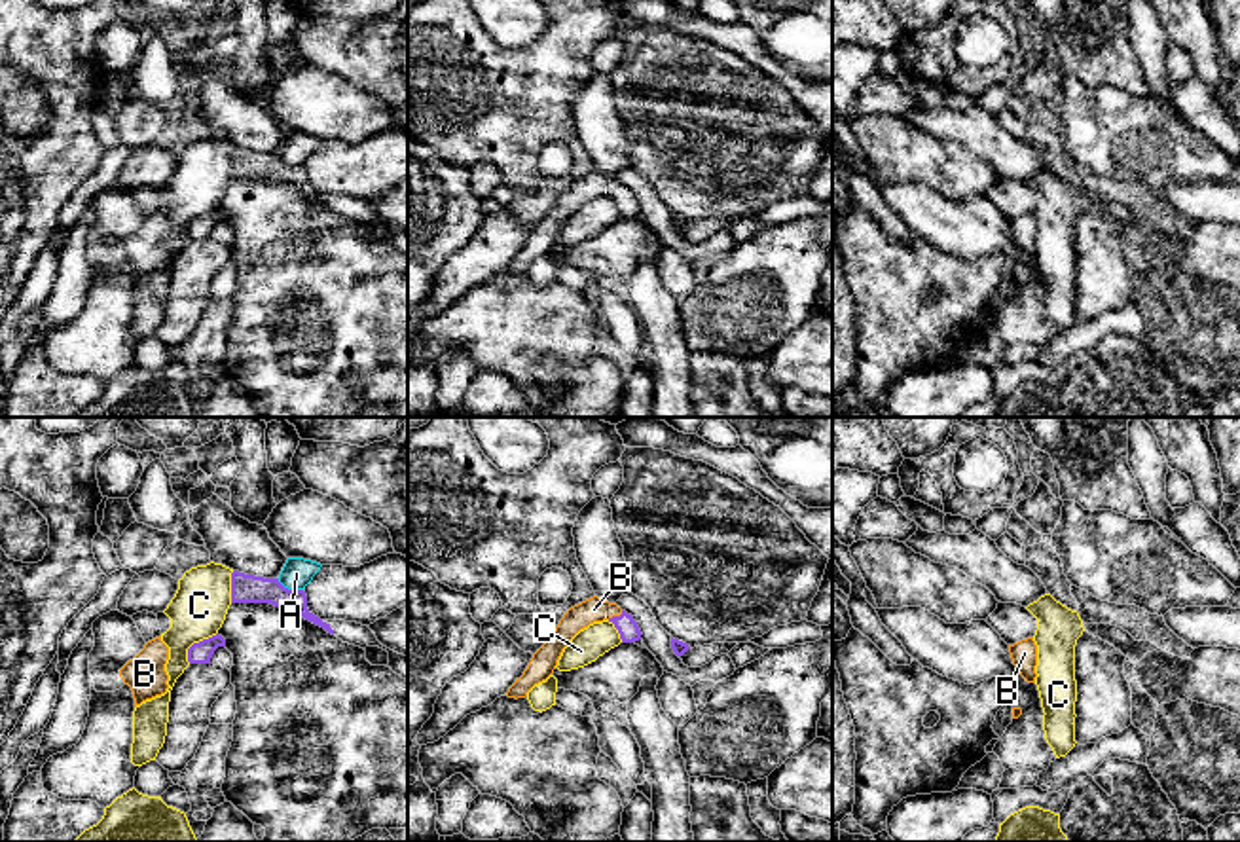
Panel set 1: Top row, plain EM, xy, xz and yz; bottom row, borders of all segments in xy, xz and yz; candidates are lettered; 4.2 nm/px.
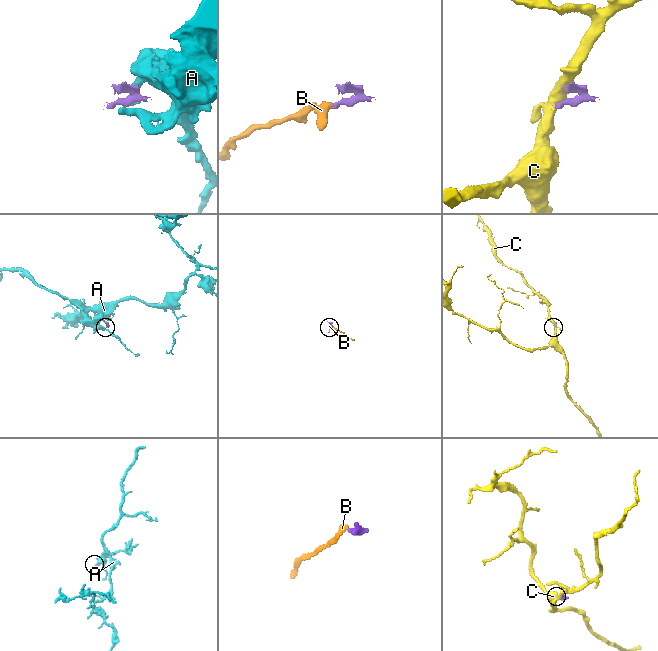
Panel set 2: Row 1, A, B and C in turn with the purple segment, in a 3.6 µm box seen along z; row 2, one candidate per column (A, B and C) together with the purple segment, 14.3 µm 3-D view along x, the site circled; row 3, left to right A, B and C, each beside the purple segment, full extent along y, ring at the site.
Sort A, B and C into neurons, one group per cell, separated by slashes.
A / B / C

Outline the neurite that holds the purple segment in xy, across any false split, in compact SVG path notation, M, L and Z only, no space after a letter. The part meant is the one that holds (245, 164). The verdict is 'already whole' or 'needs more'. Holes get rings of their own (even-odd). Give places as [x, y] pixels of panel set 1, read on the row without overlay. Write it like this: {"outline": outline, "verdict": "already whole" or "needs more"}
{"outline": "M233 146L231 178L269 178L275 182L292 184L300 188L305 195L324 203L328 209L336 210L343 218L360 224L379 222L389 228L389 243L408 256L408 231L383 222L368 201L345 195L320 195L307 184L305 167L288 165L279 157L279 154L264 154Z", "verdict": "needs more"}

